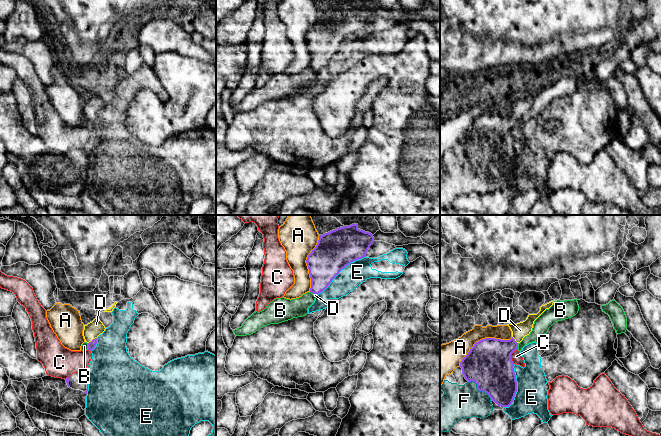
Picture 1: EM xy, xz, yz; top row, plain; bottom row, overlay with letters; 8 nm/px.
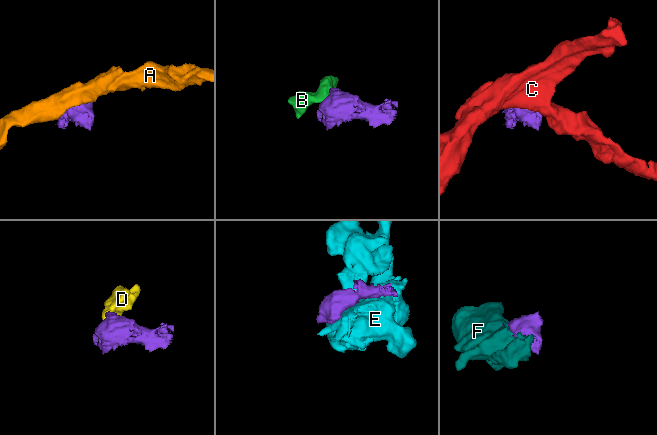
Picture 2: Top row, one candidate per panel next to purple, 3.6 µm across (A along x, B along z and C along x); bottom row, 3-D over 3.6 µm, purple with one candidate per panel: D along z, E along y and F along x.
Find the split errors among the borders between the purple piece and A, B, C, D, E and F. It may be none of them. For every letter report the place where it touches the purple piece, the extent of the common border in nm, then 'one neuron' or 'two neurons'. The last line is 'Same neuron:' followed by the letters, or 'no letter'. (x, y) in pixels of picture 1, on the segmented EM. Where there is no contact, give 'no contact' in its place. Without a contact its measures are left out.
A: meets purple in yz at (482, 339); contact 480 nm long; two neurons
B: meets purple in yz at (517, 346); contact 60 nm long; two neurons
C: meets purple in yz at (510, 356); contact 120 nm long; two neurons
D: meets purple in xy at (92, 340); contact 90 nm long; one neuron
E: meets purple in xz at (340, 270); contact 500 nm long; two neurons
F: meets purple in yz at (478, 389); contact 240 nm long; one neuron
Same neuron: D, F

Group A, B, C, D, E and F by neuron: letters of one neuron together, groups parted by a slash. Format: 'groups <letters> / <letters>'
groups A / B / C / D F / E

